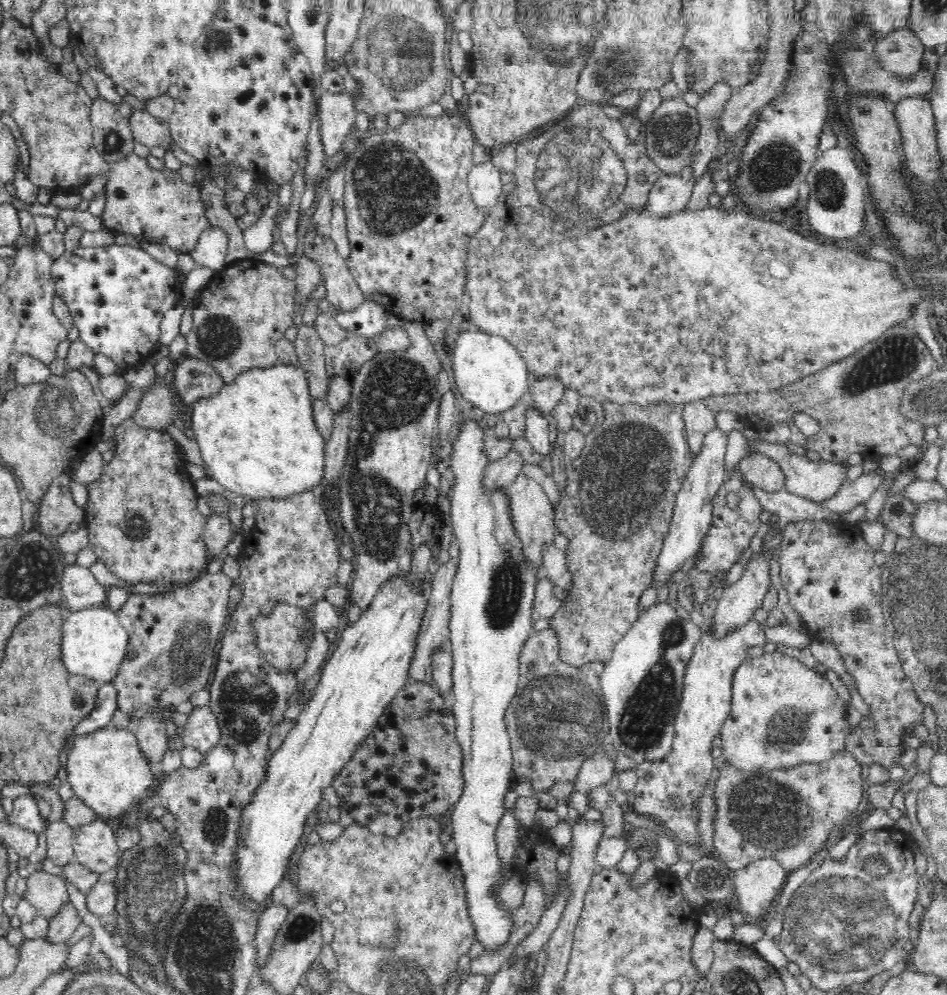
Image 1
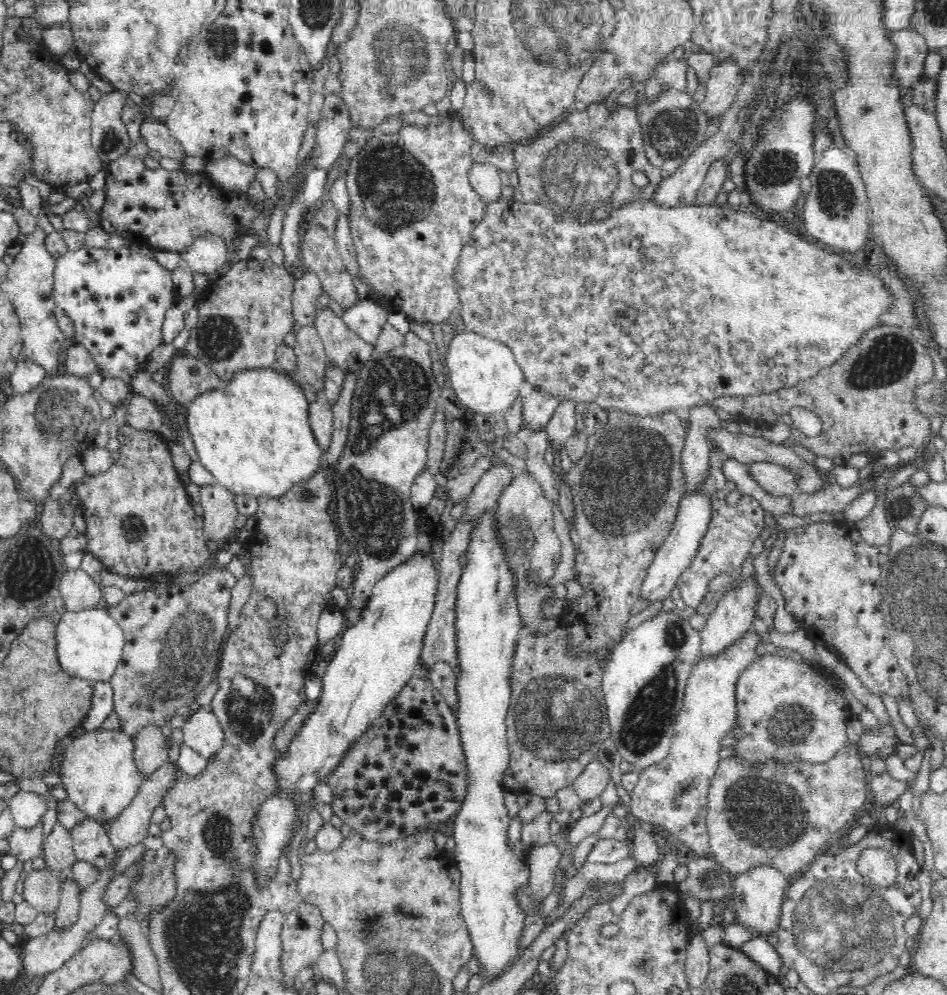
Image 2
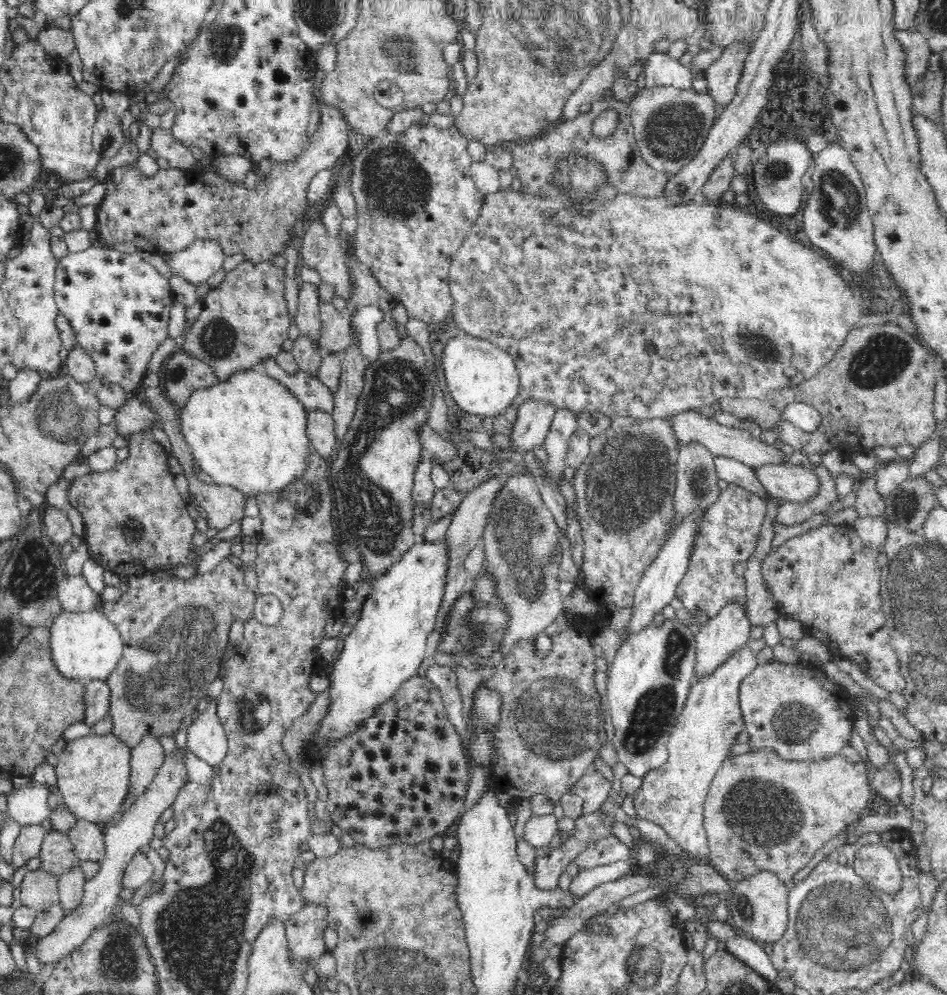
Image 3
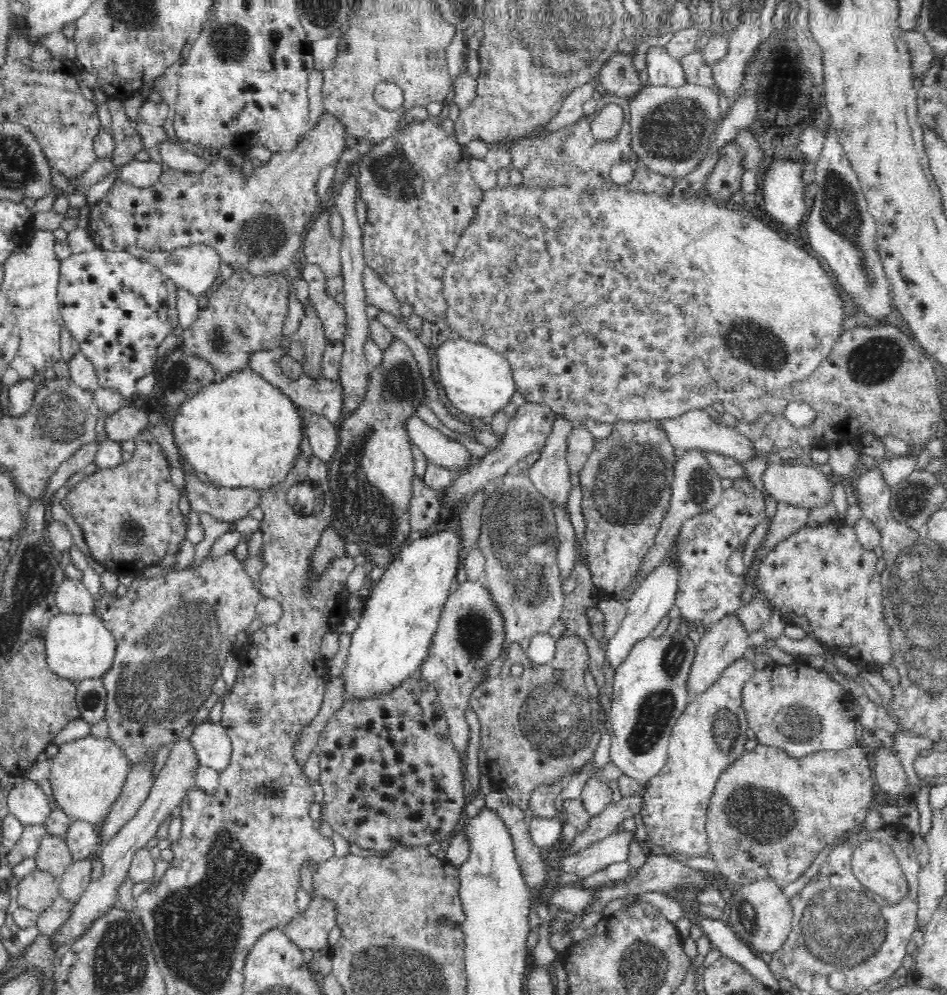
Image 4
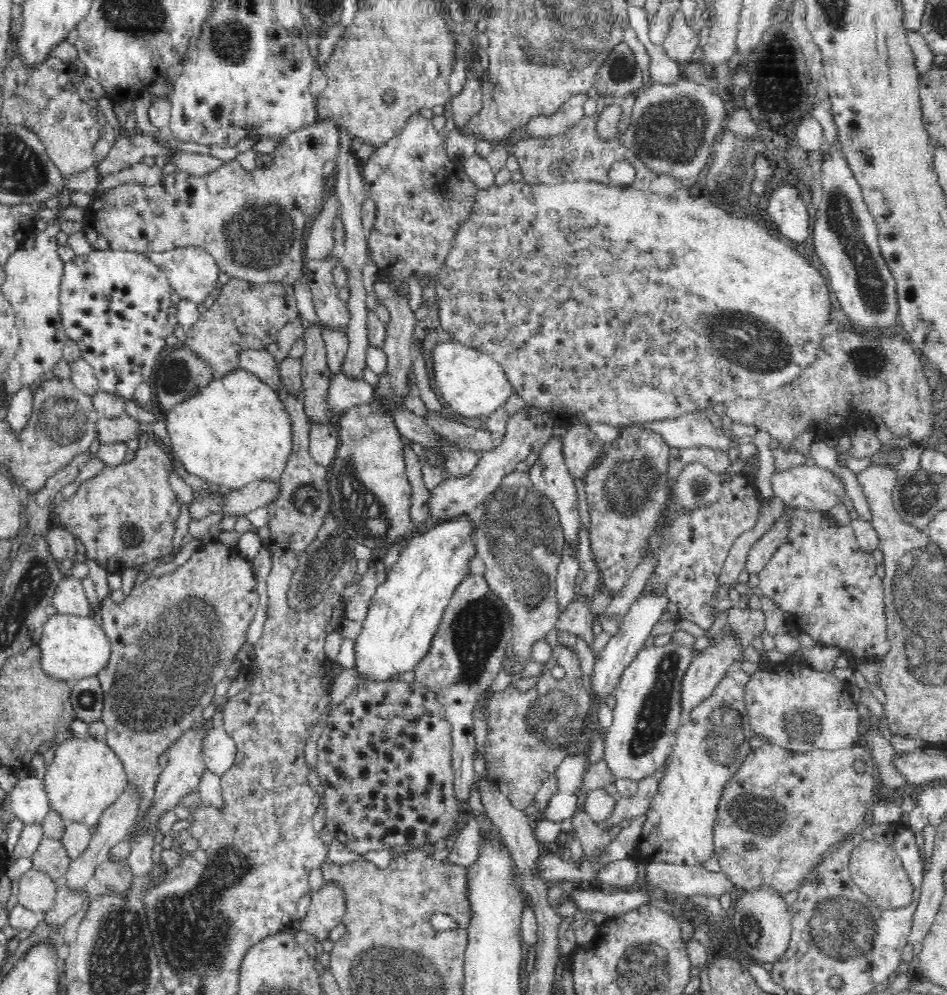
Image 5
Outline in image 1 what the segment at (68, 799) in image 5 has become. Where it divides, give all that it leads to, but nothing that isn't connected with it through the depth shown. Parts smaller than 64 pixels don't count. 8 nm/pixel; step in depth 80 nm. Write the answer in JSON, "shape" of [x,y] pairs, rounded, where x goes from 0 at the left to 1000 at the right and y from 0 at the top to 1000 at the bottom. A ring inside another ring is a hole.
{"shape":[[[114,730],[106,734],[89,737],[78,742],[77,748],[69,755],[69,766],[65,779],[76,790],[79,800],[89,803],[106,823],[121,826],[127,823],[151,799],[158,795],[158,790],[165,786],[163,774],[166,771],[158,768],[154,758],[148,753],[143,735],[139,731]]]}

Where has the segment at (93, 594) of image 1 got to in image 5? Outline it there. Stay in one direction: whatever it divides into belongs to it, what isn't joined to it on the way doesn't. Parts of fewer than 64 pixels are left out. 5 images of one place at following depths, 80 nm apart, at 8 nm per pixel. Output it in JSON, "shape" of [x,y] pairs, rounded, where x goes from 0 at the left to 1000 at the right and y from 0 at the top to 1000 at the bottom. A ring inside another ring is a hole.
{"shape":[[[77,579],[68,580],[61,586],[56,607],[61,617],[94,619],[98,613],[87,585]]]}

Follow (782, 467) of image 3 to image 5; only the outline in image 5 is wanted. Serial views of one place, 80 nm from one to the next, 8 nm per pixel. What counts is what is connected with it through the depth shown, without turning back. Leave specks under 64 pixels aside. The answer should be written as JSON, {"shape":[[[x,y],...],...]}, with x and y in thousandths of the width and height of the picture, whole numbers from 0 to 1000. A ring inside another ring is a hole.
{"shape":[[[847,465],[828,470],[828,472],[819,471],[813,478],[813,488],[815,488],[817,498],[823,501],[828,508],[839,512],[868,514],[871,517],[893,501],[893,492],[887,481],[876,472],[861,466]]]}

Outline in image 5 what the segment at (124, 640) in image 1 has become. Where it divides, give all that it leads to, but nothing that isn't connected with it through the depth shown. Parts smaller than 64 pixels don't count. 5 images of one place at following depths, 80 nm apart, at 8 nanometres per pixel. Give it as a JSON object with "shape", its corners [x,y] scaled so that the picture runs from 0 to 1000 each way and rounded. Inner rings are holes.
{"shape":[[[57,617],[48,626],[45,637],[38,647],[44,653],[44,672],[61,685],[79,686],[87,681],[102,680],[113,671],[119,657],[116,643],[98,617]]]}

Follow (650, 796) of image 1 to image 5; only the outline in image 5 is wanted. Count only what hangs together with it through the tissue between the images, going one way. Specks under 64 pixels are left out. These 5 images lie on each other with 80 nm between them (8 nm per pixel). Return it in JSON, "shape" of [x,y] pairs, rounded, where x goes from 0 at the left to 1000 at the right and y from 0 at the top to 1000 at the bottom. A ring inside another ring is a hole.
{"shape":[[[780,668],[771,671],[752,697],[722,718],[713,732],[713,745],[704,758],[702,773],[694,786],[672,851],[661,864],[644,866],[628,880],[624,890],[642,887],[652,894],[669,895],[676,889],[674,870],[691,863],[715,869],[737,869],[754,861],[753,826],[766,786],[775,780],[793,755],[793,730],[786,691],[792,677]]]}

